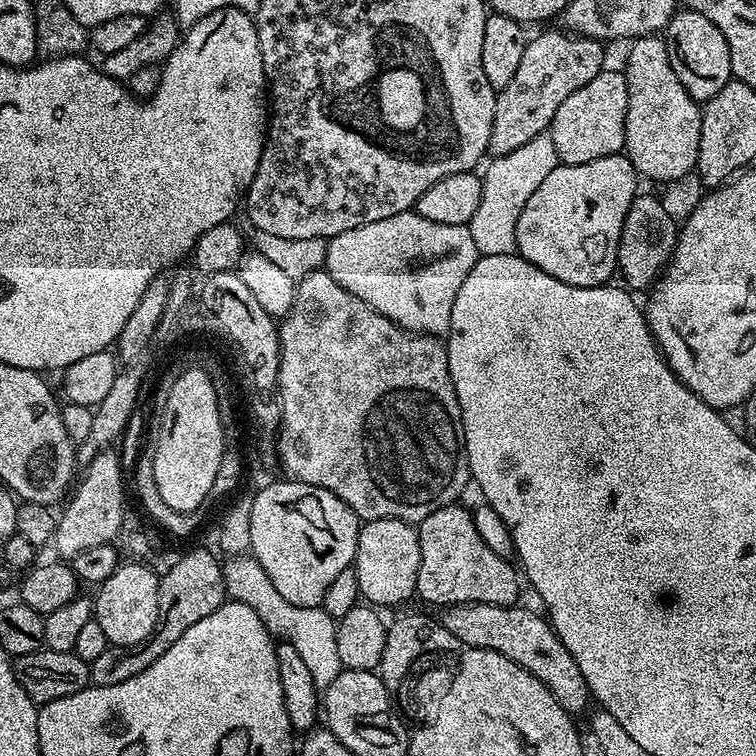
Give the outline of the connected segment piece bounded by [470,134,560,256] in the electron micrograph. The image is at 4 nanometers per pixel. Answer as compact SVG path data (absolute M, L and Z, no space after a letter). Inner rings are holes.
M551 135L530 138L526 146L518 146L518 150L510 150L510 154L497 156L493 164L482 172L483 186L481 202L470 223L474 242L480 254L513 254L516 252L516 227L518 214L522 214L522 206L538 190L538 186L560 163L558 150L554 150Z

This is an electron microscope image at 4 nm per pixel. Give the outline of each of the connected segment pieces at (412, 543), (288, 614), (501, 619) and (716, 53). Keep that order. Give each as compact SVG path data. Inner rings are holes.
M370 520L361 527L354 567L360 595L369 605L400 604L416 596L420 533L404 520Z
M233 555L222 567L225 593L231 599L250 606L250 610L262 618L264 628L277 641L292 644L294 650L298 650L302 662L310 669L310 678L314 678L317 689L328 688L342 669L338 658L336 624L330 622L327 610L323 606L303 608L294 606L294 602L286 602L286 598L278 594L274 582L270 582L270 574L266 574L266 570L262 570L260 563L251 555Z
M453 604L445 607L438 619L454 638L464 643L465 648L485 648L498 650L510 658L510 662L518 662L534 678L538 678L554 694L554 698L569 714L589 711L590 697L586 678L582 678L582 670L578 670L578 662L570 658L570 650L562 646L558 634L539 611L531 612L521 606L494 606L493 604Z
M677 10L666 29L666 43L670 62L674 66L674 74L686 86L686 90L698 102L714 98L722 86L733 79L730 66L730 46L726 46L726 38L722 38L722 30L706 18L706 14L698 14L687 10Z

